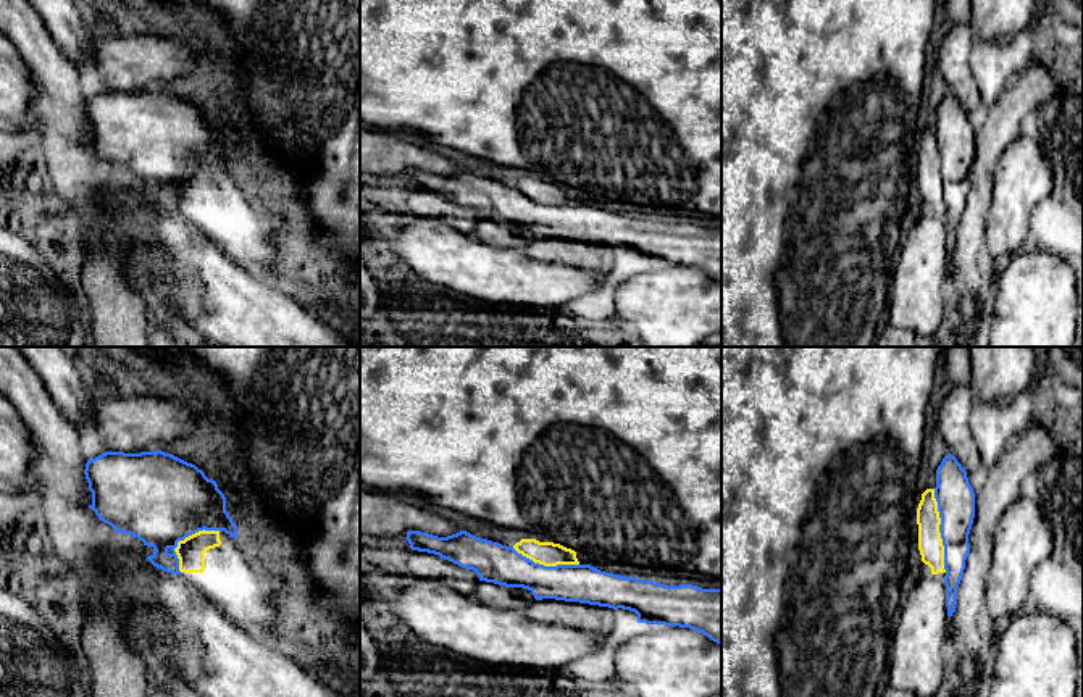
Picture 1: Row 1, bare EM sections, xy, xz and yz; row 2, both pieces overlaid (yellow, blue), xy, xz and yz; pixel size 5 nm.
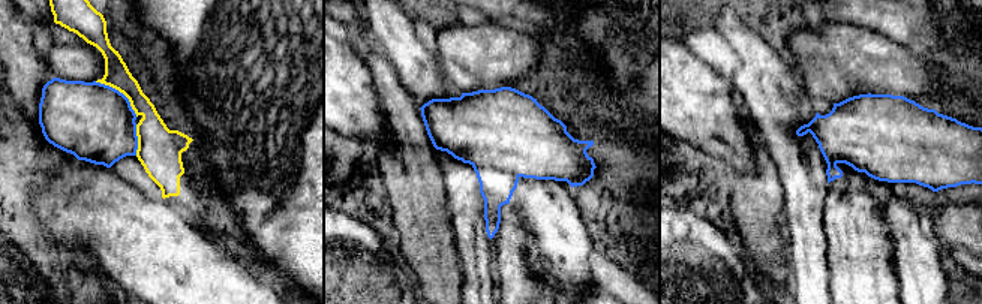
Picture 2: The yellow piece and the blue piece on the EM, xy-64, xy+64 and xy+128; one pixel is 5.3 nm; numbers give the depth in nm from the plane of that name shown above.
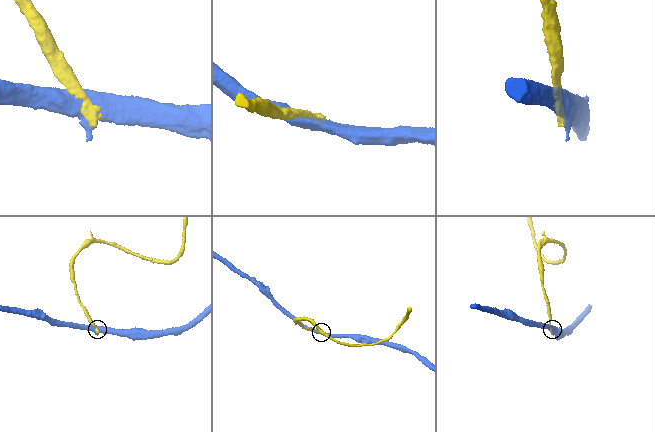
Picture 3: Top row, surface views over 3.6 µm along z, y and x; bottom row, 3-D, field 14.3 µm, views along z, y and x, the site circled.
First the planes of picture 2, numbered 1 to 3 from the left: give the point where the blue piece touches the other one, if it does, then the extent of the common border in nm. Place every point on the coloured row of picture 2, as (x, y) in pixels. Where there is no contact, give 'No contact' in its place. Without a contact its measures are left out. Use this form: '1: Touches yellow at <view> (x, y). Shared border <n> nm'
1: Touches yellow at xy-64 (120, 92). Shared border 300 nm
2: No contact
3: No contact

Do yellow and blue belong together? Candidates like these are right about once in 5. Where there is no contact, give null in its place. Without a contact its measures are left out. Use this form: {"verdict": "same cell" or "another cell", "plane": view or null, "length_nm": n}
{"verdict": "another cell", "plane": "yz", "length_nm": 420}

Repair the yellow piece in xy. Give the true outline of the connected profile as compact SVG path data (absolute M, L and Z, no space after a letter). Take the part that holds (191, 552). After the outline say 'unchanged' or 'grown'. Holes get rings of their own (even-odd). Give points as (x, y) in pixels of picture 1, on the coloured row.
M199 531L174 549L179 558L181 576L210 602L213 602L236 626L244 631L258 629L257 637L271 639L276 629L276 615L270 603L271 584L270 579L261 579L261 570L252 566L240 552L234 537L224 531Z; grown

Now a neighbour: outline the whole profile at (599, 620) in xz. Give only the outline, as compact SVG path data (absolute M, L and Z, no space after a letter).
M542 599L526 607L523 615L539 624L568 626L600 637L617 632L615 610L608 607Z

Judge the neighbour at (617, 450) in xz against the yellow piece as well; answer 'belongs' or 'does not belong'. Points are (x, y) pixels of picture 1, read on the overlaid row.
does not belong

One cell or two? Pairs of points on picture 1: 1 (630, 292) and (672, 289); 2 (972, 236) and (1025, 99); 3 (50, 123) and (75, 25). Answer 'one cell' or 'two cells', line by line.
1: one cell
2: one cell
3: two cells

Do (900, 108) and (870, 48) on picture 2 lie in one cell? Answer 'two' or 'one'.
one

